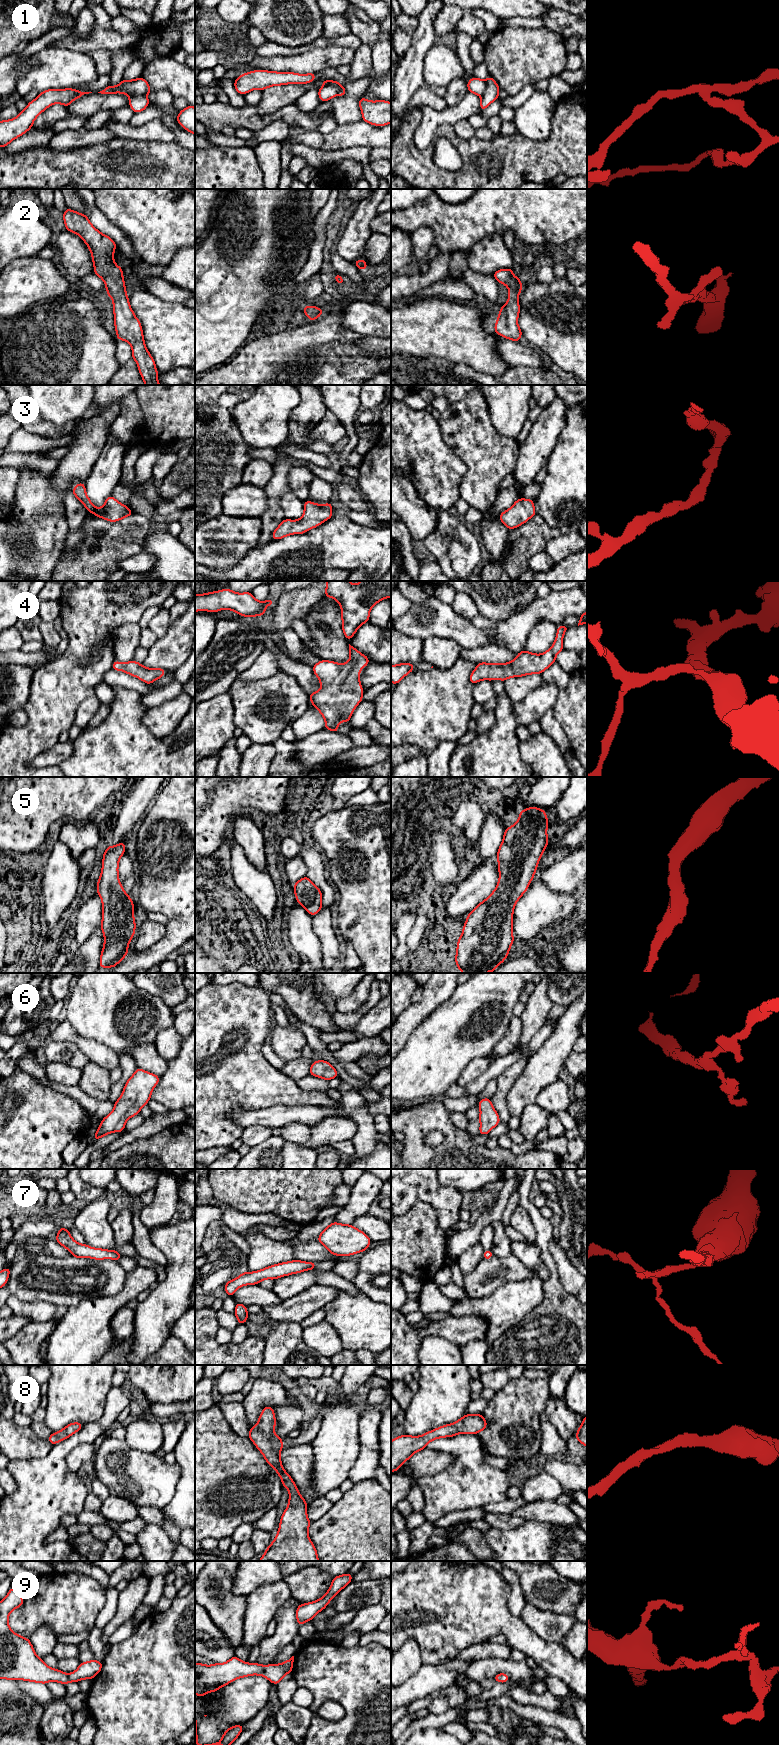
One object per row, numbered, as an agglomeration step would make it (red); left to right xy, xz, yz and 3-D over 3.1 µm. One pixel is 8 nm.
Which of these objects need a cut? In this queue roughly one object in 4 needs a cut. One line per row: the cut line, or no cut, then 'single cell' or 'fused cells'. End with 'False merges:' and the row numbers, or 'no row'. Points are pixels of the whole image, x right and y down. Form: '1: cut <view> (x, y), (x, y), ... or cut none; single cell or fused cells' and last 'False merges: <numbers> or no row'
1: cut xy (127, 94), (145, 95); fused cells
2: cut none; single cell
3: cut none; single cell
4: cut none; single cell
5: cut none; single cell
6: cut none; single cell
7: cut none; single cell
8: cut none; single cell
9: cut none; single cell
False merges: 1

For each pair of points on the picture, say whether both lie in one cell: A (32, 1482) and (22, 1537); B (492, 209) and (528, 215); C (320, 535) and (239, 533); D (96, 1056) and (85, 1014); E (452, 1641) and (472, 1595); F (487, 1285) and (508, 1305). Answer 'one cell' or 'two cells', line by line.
A: one cell
B: one cell
C: two cells
D: two cells
E: one cell
F: two cells

